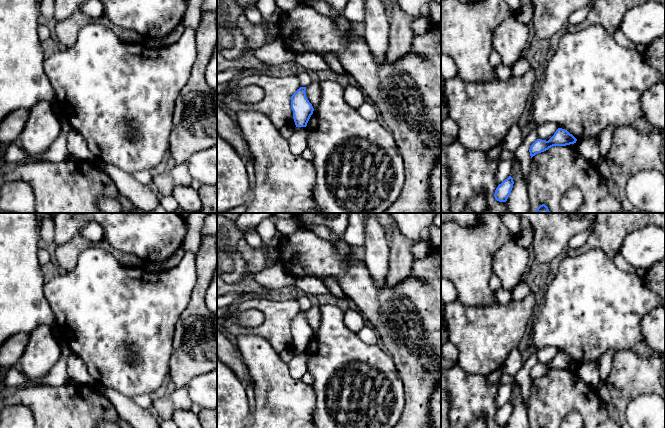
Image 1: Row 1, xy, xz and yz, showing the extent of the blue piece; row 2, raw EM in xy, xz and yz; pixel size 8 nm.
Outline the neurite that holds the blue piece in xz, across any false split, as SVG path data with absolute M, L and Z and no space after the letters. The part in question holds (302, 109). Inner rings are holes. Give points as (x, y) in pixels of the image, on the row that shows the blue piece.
M300 87L291 96L291 109L296 127L306 127L314 108L306 97L306 87Z

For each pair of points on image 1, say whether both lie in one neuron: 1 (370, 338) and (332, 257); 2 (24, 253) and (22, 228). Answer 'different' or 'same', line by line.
1: different
2: same

